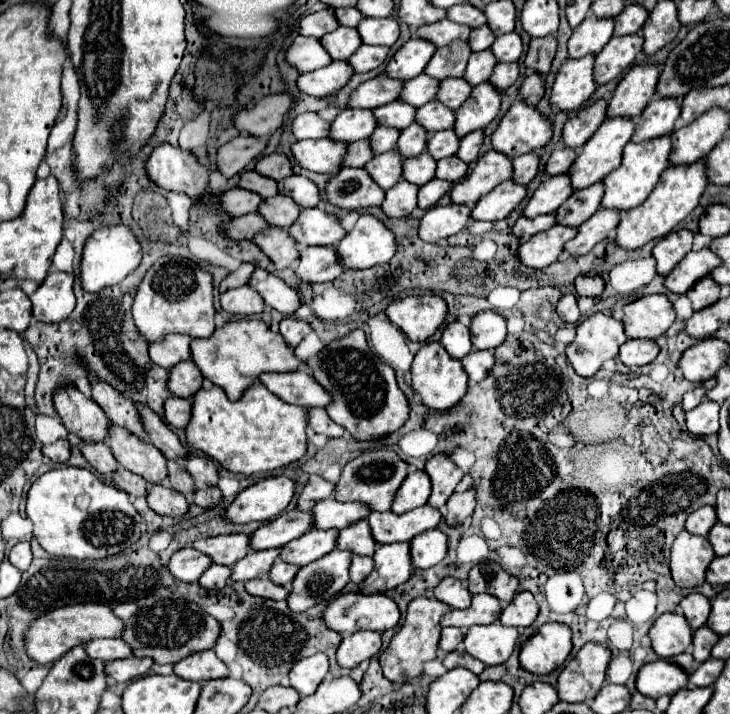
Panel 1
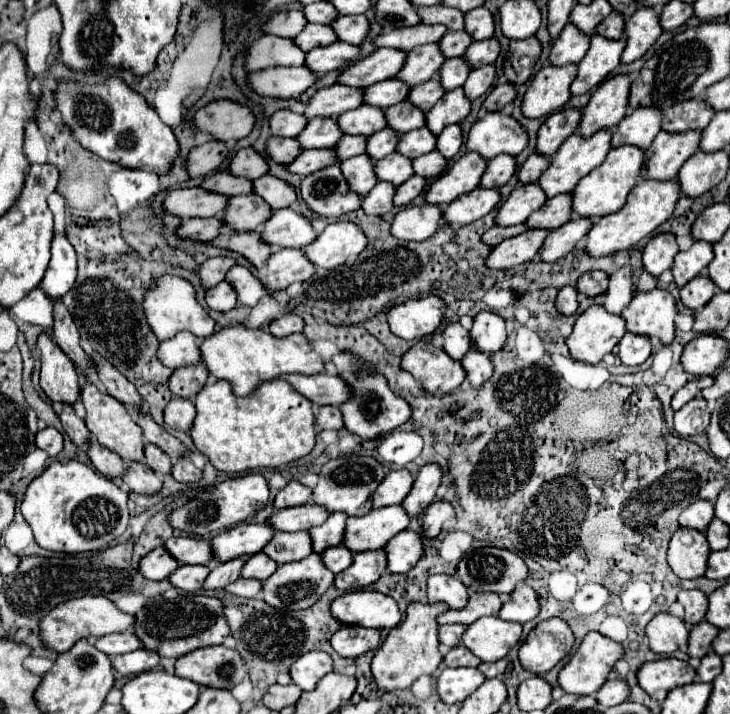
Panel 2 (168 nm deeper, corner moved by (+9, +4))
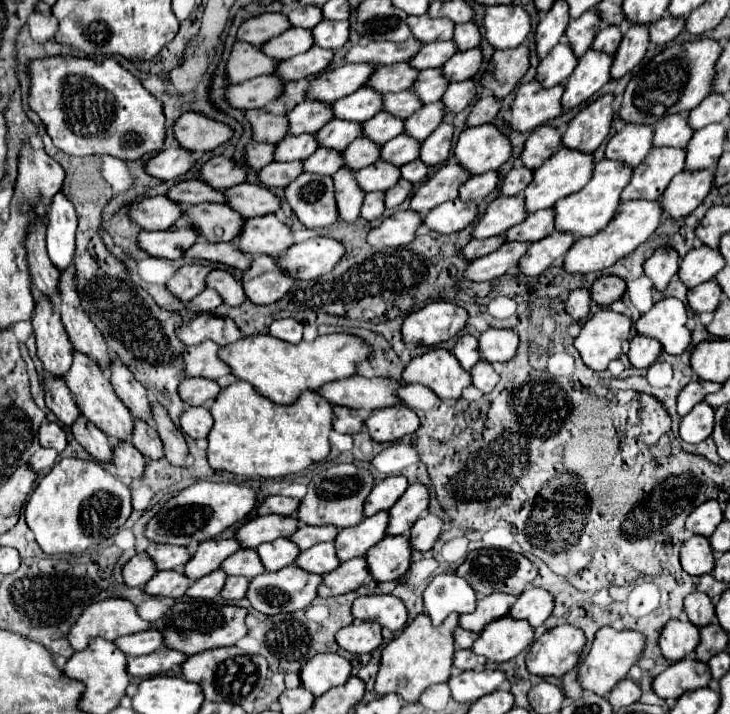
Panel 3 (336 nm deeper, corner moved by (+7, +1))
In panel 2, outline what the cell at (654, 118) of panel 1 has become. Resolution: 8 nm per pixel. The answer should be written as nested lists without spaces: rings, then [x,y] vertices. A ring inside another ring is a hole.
[[[640,106],[624,116],[624,120],[614,128],[612,146],[640,146],[648,148],[654,136],[662,130],[662,110],[654,106]]]

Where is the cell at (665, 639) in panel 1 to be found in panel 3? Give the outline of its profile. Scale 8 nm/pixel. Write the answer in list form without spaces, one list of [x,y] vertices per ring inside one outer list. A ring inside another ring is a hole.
[[[668,621],[660,635],[662,655],[670,661],[686,659],[700,643],[700,631],[690,621]]]

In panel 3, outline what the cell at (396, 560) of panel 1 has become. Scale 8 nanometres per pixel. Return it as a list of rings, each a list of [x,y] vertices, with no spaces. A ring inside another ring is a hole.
[[[354,557],[350,561],[340,563],[338,569],[320,575],[322,583],[318,585],[318,597],[336,597],[344,595],[348,591],[354,591],[368,579],[368,569],[364,563],[364,557]],[[332,591],[332,593],[326,593]]]

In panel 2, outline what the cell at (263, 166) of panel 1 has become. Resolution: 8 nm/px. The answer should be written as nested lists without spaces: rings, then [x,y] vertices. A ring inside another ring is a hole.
[[[242,148],[234,154],[234,158],[230,162],[230,172],[234,176],[244,176],[244,178],[256,180],[256,178],[268,174],[268,164],[254,148]]]

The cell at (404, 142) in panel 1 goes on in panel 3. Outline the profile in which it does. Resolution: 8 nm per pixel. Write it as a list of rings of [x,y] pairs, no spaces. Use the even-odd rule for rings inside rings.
[[[358,137],[342,151],[342,159],[344,159],[344,167],[348,167],[350,171],[358,171],[378,161],[378,145],[366,143],[366,139]]]

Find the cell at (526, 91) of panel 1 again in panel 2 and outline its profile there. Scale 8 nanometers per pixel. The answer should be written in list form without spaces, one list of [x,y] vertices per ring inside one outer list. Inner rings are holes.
[[[502,82],[494,86],[494,90],[486,96],[484,108],[488,110],[502,110],[504,106],[512,104],[516,100],[516,86],[512,82]]]

